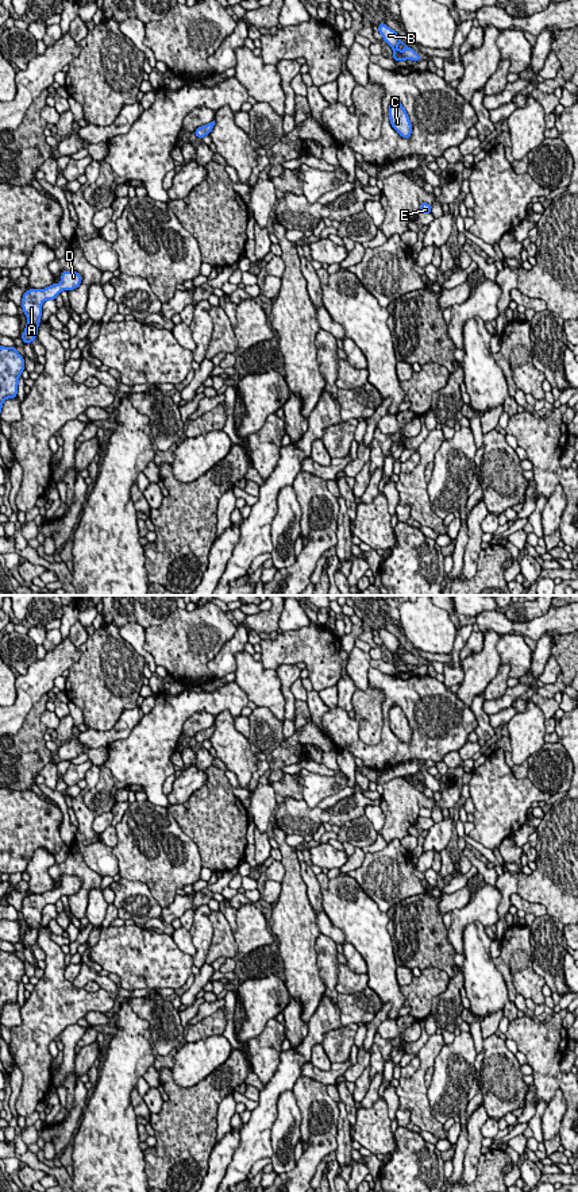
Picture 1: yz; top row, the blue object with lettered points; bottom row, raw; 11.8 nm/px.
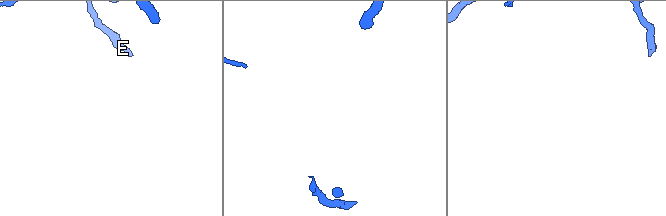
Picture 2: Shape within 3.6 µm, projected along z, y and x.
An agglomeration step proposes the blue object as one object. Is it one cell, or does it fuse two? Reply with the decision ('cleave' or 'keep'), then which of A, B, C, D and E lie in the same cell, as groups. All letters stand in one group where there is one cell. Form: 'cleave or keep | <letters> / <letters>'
keep | A B C D E

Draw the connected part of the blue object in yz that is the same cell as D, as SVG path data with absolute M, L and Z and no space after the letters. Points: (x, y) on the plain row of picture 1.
M65 875L61 880L59 888L53 888L45 894L30 894L24 896L22 903L22 913L28 927L26 929L22 944L31 948L36 944L38 931L42 921L42 910L46 904L55 904L62 895L73 895L80 891L82 882L77 876Z

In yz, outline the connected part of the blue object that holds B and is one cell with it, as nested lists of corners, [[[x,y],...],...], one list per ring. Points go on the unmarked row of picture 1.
[[[379,628],[378,636],[382,644],[392,652],[394,666],[420,666],[421,660],[417,659],[412,652],[408,652],[400,643],[398,639],[388,632],[385,628]]]

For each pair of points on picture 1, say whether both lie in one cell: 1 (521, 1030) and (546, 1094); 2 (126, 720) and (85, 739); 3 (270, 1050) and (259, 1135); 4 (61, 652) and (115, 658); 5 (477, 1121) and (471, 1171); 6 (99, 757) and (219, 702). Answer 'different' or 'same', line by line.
1: same
2: same
3: different
4: different
5: same
6: different

